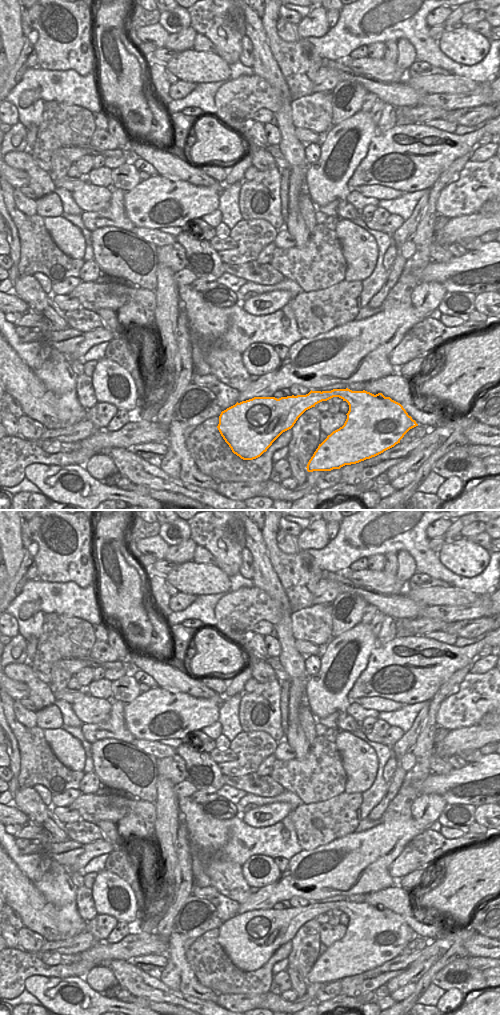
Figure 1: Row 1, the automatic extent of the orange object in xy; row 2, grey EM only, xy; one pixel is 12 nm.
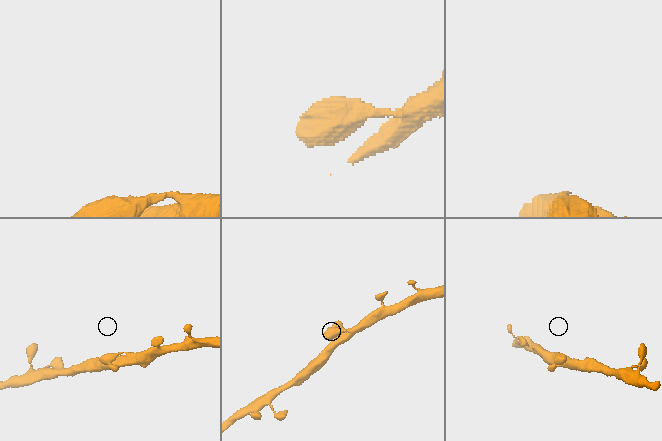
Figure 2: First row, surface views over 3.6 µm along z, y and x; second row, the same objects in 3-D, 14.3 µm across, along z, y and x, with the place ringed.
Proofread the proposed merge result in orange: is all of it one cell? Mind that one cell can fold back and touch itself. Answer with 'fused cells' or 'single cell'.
single cell

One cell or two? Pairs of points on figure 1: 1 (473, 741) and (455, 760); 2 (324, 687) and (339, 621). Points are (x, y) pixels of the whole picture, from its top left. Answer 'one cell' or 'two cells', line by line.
1: two cells
2: two cells

